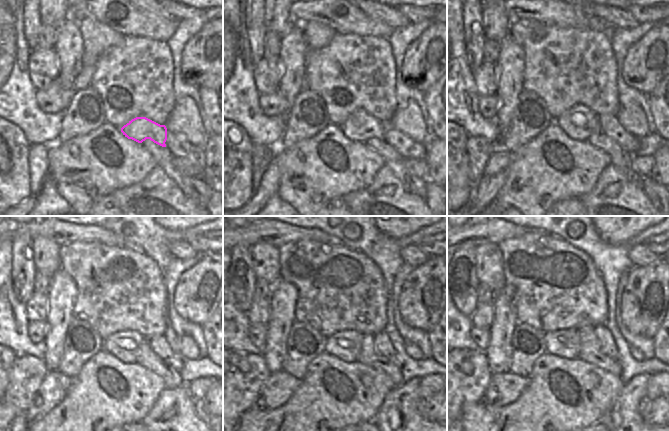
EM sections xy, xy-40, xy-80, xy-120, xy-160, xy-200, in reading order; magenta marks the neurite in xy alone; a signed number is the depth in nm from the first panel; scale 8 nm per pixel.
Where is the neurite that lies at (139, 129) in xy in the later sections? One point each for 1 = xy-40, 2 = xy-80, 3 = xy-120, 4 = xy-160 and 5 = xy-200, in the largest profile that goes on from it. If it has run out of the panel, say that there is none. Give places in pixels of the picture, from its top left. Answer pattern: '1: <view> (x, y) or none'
1: xy-40 (360, 126)
2: xy-80 (579, 123)
3: xy-120 (124, 345)
4: xy-160 (346, 345)
5: xy-200 (565, 343)

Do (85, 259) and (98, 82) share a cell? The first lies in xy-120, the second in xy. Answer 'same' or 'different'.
same

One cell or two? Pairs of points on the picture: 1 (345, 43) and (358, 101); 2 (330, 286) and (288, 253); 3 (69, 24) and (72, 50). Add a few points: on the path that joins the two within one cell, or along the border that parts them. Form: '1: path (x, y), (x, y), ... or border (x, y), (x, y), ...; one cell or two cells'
1: path (347, 57), (348, 64), (355, 72), (355, 87); one cell
2: path (319, 276), (309, 276), (299, 264); one cell
3: path (69, 30), (69, 44); one cell

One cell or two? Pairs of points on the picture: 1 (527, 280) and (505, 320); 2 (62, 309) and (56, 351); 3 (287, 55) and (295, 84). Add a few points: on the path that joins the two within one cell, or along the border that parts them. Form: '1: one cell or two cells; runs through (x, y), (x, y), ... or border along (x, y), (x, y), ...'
1: two cells; border along (505, 284), (514, 290), (517, 322)
2: one cell; runs through (58, 319), (56, 341)
3: one cell; runs through (292, 62), (292, 77)

